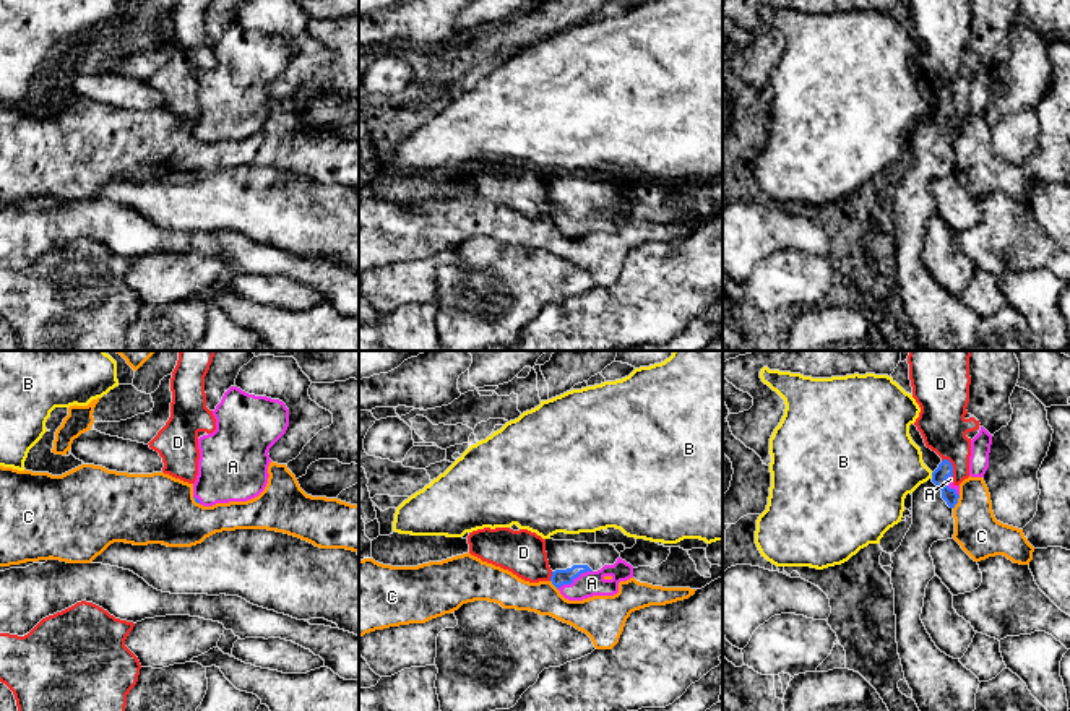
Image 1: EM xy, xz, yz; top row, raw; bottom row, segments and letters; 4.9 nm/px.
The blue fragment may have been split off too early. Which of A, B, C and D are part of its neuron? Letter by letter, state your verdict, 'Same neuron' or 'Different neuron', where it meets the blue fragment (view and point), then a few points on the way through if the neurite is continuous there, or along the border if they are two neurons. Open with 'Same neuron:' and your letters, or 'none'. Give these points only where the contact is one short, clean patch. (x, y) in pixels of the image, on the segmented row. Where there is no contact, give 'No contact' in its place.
Same neuron: A
A: Same neuron. Touches blue at xz (573, 578)
B: Different neuron. Touches blue at yz (932, 476). Boundary: yz (931, 473), (932, 478)
C: Different neuron. Touches blue at yz (957, 502). Boundary: yz (960, 495), (953, 508)
D: Different neuron. Touches blue at yz (952, 466). Boundary: yz (944, 458), (950, 463), (953, 476)

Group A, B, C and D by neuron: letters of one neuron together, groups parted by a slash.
A / B / C / D

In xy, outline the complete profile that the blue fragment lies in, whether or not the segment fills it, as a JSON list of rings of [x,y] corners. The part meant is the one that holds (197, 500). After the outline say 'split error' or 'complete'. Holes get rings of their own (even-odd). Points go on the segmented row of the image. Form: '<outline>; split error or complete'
[[[231,386],[213,416],[216,430],[198,438],[195,502],[213,506],[258,497],[270,477],[268,451],[289,427],[289,409],[279,399]]]; split error

